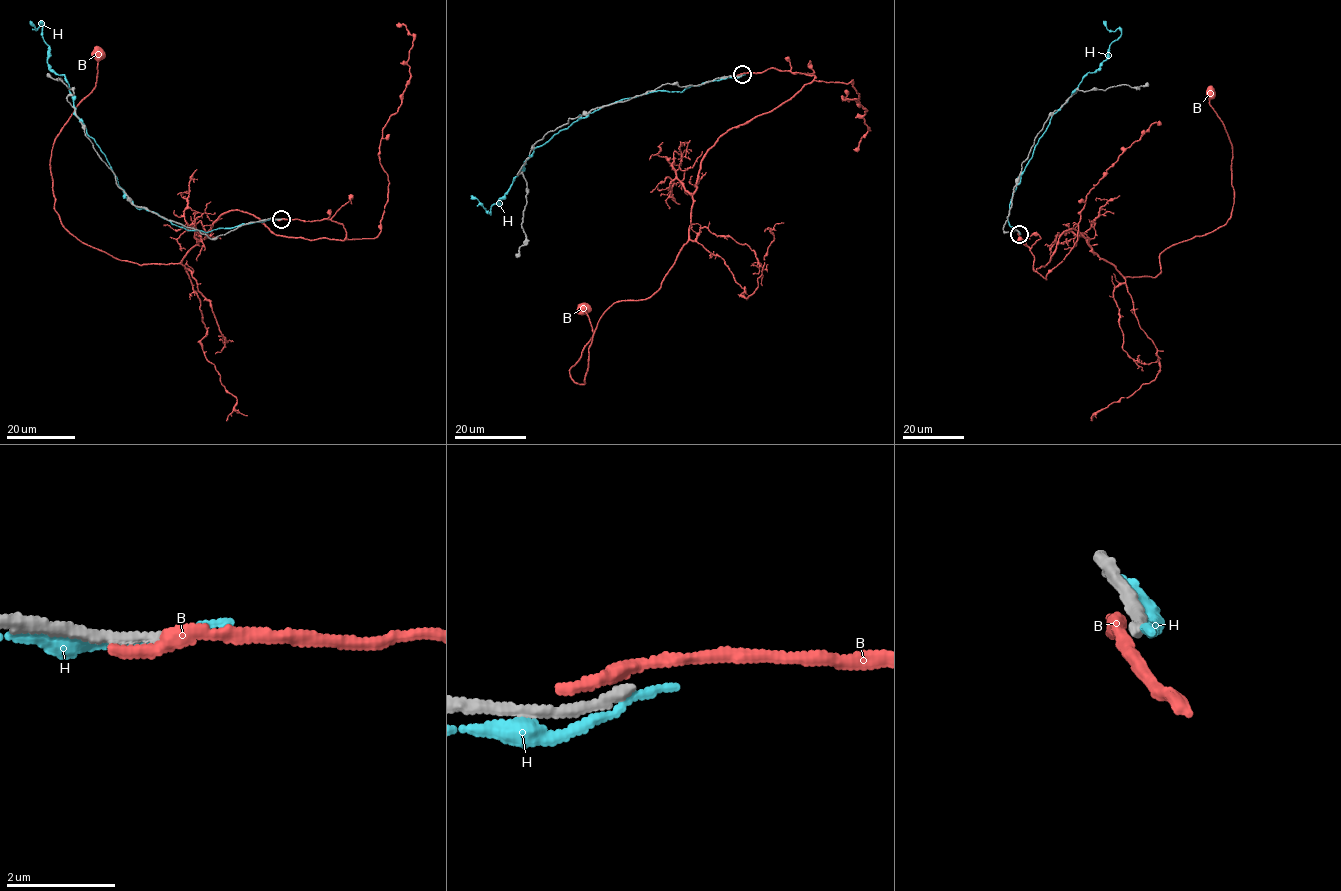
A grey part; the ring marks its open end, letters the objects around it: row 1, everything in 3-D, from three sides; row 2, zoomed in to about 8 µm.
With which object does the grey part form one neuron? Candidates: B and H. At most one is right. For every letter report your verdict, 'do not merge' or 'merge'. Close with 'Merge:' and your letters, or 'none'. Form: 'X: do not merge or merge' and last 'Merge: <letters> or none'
B: do not merge
H: do not merge
Merge: none

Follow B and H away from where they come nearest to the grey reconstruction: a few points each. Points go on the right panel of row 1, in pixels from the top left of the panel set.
B: (1018, 234), (1034, 271), (1072, 228), (1125, 277), (1156, 277), (1166, 248), (1230, 216), (1233, 149), (1210, 95)
H: (1020, 233), (1008, 222), (1012, 194), (1053, 115), (1121, 35), (1104, 20)

